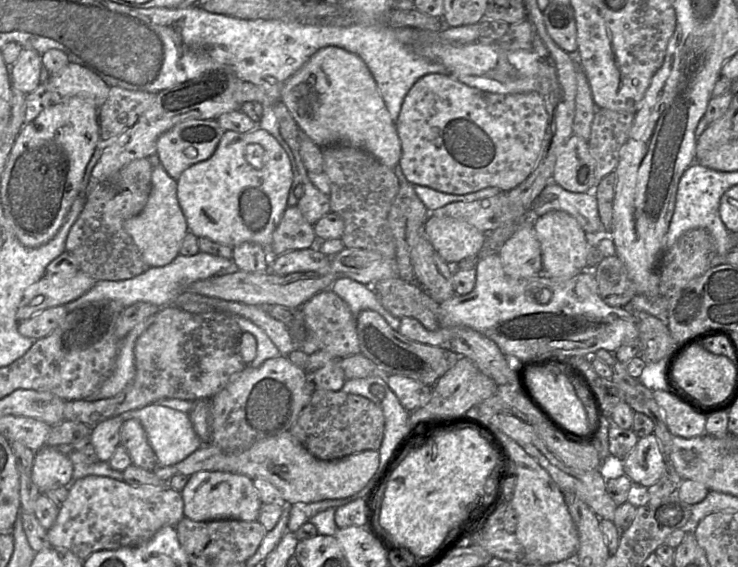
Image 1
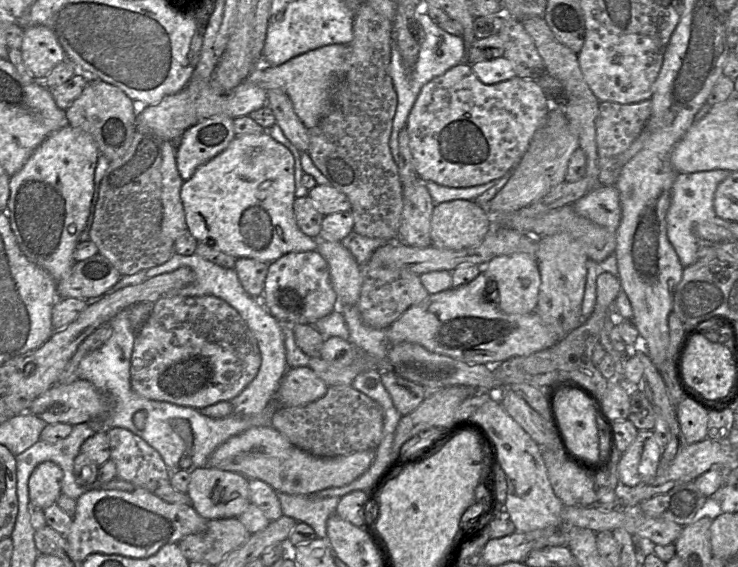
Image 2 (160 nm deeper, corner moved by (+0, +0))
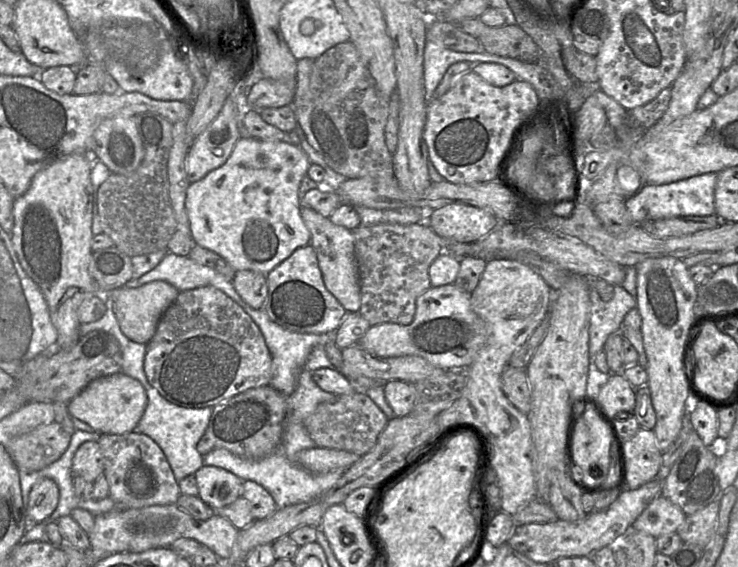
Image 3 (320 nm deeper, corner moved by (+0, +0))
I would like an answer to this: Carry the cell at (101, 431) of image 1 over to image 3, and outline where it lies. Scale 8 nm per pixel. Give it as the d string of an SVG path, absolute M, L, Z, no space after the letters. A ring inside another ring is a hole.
M87 441L79 446L72 461L73 479L76 476L88 482L95 480L104 473L104 458L97 441Z

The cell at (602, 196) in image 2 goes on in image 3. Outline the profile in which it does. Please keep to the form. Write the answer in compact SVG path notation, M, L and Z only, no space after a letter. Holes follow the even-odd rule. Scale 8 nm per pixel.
M704 173L668 184L644 184L633 196L625 199L626 209L632 223L640 225L648 220L684 216L711 216L715 212L714 188L717 173Z

